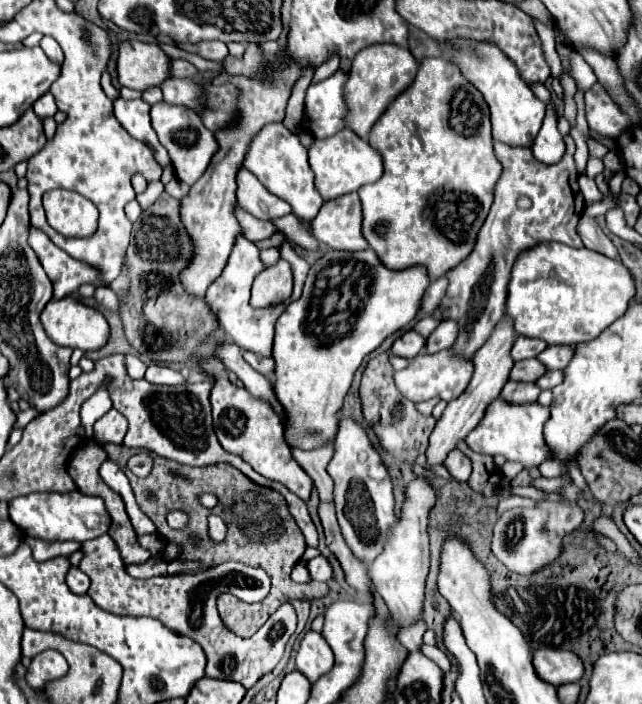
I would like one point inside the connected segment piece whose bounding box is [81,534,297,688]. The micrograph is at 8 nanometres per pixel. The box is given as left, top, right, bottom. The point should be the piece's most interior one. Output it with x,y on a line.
187,603

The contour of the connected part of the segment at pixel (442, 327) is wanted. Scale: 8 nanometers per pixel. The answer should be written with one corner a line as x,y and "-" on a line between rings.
441,322
437,328
435,328
435,332
427,338
427,342
425,342
425,354
435,354
435,352
439,352
439,350
445,350
445,348
449,348
451,344
453,344
453,340
457,338
457,324
453,324
453,322

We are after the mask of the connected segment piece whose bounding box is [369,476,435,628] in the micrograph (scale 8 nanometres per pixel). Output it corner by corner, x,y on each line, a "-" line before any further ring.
417,476
407,488
407,500
399,522
393,526
389,544
385,552
369,564
369,576
375,584
377,594
385,600
393,620
399,628
409,628
423,620
423,600
425,600
425,578
429,572
429,534
427,534
427,514
435,502
435,490
425,484
427,480

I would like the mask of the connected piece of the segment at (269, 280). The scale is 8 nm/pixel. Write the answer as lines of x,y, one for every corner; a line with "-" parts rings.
279,260
275,266
269,266
257,276
251,290
251,304
255,308
271,306
285,302
293,290
293,274
285,260

